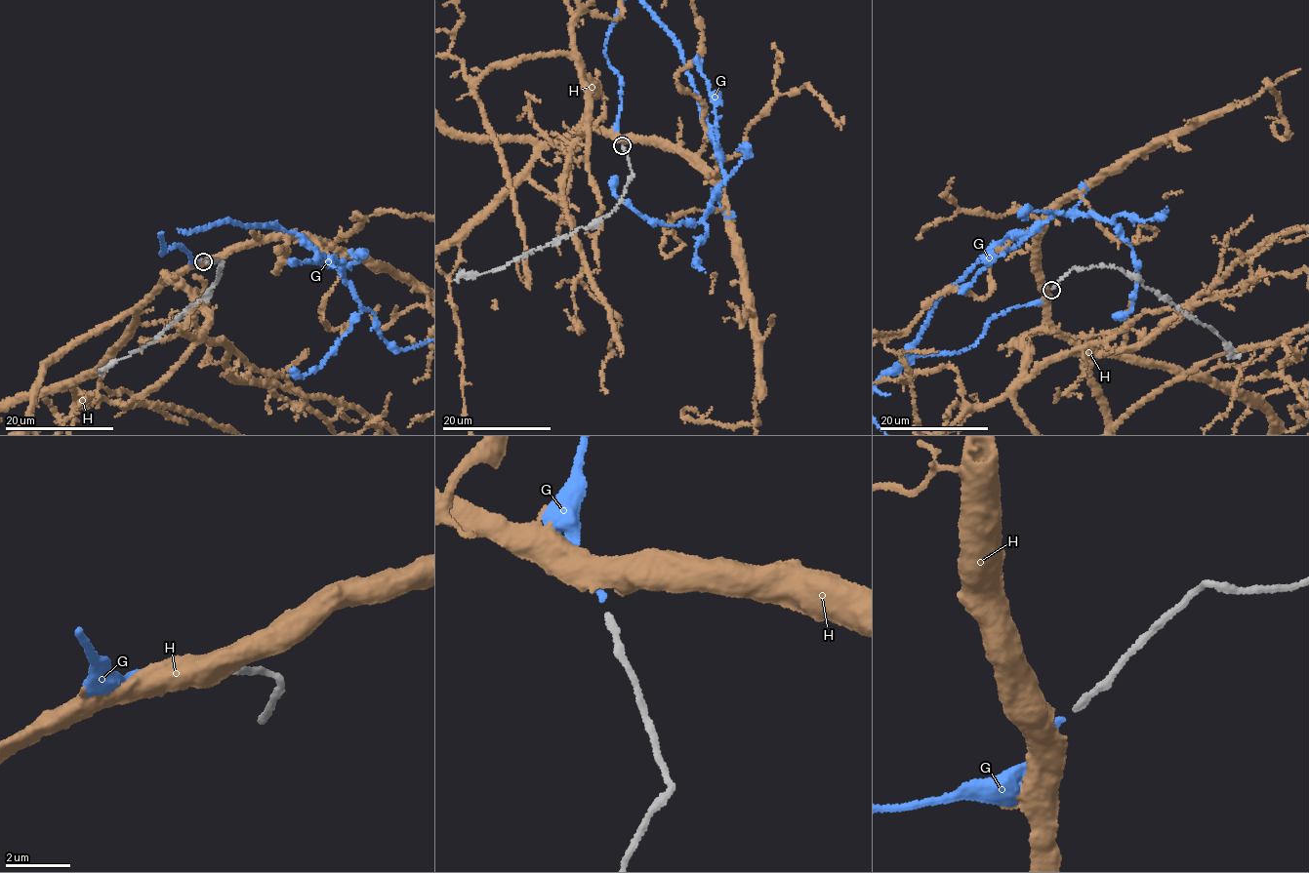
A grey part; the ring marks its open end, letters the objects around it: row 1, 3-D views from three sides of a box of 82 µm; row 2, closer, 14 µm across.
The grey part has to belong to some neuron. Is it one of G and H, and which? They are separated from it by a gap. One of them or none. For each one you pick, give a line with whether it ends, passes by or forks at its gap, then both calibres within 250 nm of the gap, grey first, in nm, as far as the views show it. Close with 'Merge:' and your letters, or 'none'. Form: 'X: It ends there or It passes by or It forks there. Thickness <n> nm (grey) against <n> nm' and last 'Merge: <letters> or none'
G: It ends there. Thickness 170 nm (grey) against 180 nm
Merge: G

